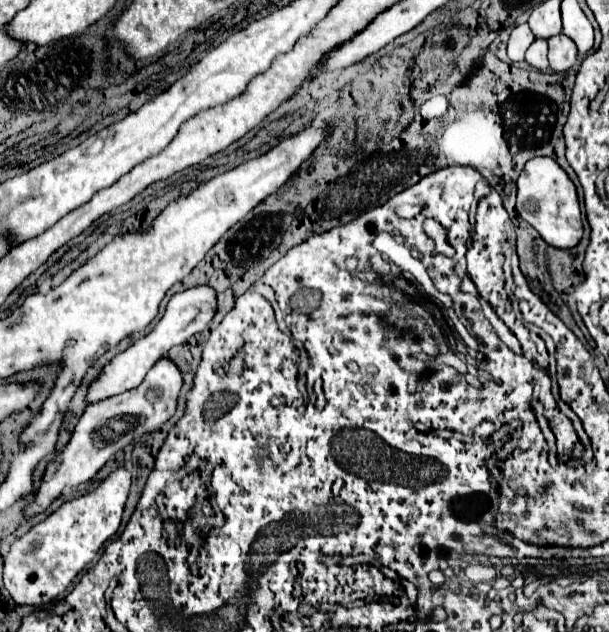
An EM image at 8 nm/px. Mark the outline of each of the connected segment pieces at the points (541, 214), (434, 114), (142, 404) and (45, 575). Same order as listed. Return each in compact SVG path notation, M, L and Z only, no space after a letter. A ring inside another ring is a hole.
M538 156L532 158L518 182L518 214L538 230L538 234L554 248L572 248L580 242L582 238L582 218L580 218L580 202L578 202L578 192L574 182L568 178L568 174L558 166L556 160L548 156Z
M434 96L432 100L424 102L420 108L420 114L424 118L438 118L448 112L448 98L446 96Z
M160 358L140 386L126 390L124 394L106 398L104 402L92 402L92 406L88 406L82 418L78 420L66 450L58 454L56 460L46 468L42 486L36 492L36 502L30 508L26 508L26 516L36 516L44 512L50 506L50 502L62 494L64 488L74 488L82 482L88 482L116 452L126 448L130 442L142 438L144 434L162 428L162 424L166 424L176 414L182 386L184 378L180 368L170 358ZM116 420L120 420L120 424L126 424L114 428Z
M126 468L114 470L96 490L78 500L64 502L56 512L32 526L12 544L6 554L4 586L16 604L44 606L66 592L72 580L94 560L102 544L116 534L130 490L130 478Z

